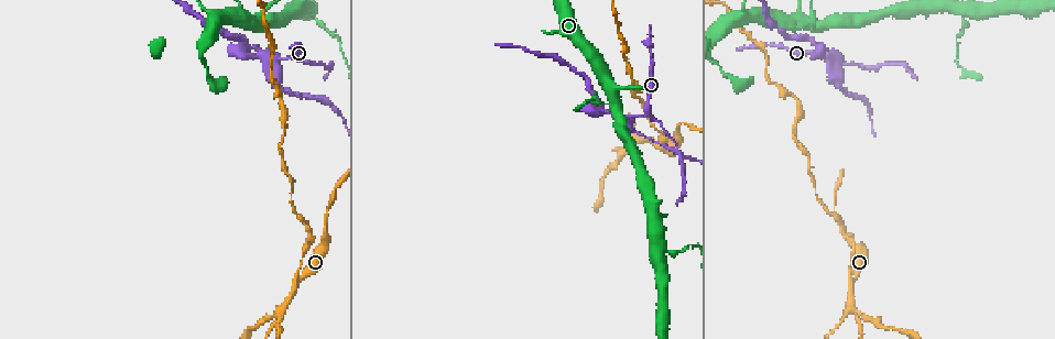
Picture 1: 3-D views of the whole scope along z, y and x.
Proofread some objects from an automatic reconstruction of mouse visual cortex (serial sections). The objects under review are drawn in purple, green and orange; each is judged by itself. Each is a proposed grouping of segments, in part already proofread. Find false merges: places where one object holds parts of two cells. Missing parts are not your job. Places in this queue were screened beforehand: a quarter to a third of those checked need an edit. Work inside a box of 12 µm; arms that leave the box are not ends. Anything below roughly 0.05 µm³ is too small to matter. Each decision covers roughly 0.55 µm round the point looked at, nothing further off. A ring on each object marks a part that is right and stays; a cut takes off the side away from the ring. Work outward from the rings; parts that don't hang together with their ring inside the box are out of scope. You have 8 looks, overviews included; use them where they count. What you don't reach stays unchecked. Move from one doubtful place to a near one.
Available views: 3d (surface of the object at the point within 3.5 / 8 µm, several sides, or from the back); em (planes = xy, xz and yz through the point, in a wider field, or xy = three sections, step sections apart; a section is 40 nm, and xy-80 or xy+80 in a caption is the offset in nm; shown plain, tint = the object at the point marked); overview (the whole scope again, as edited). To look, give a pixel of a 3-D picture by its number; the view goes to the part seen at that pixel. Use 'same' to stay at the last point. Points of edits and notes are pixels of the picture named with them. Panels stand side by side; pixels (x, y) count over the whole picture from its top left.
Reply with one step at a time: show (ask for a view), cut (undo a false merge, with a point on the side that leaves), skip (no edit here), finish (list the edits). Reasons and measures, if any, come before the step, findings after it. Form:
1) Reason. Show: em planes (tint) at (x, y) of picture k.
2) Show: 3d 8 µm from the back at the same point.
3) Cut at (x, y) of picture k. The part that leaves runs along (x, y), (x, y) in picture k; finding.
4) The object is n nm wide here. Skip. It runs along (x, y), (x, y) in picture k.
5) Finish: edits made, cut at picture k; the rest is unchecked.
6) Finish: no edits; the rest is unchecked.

Branch point. Show: 3d 3.5 µm at (849, 298) of picture 1.

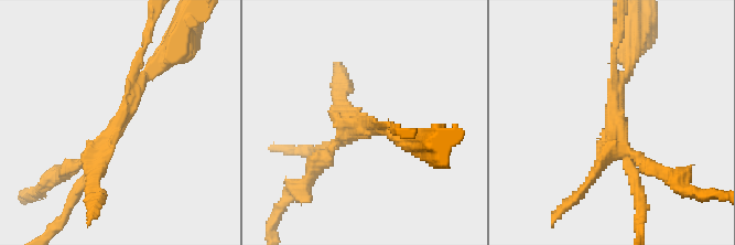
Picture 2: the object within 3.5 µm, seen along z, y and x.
Cut at (654, 169) of picture 2. The part that leaves runs along (133, 74), (147, 30) in picture 2; two cells meet here.

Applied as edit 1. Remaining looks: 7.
Redraw. Show: overview.

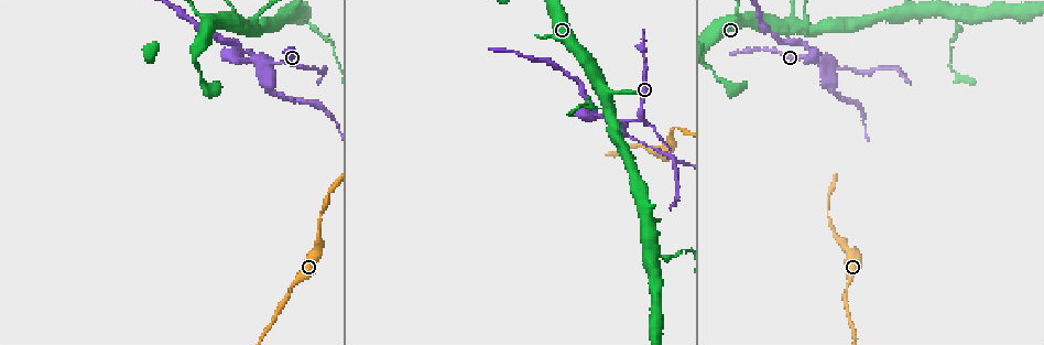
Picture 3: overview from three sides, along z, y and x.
Looks like a crossing. Show: 3d 3.5 µm at (825, 62) of picture 3.

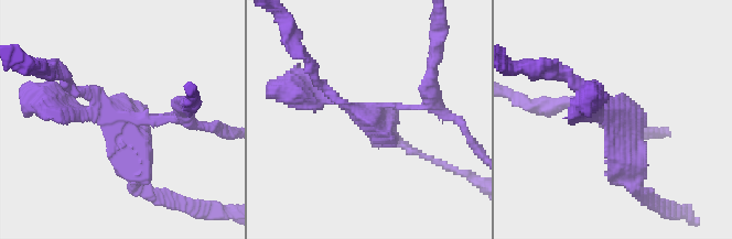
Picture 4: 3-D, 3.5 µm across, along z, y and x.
4 arms meet here; the arms are 150, 150, 200, 400 nm wide; shape alone is not enough. Show: em xy step 1 (plain) at (128, 118) of picture 4.

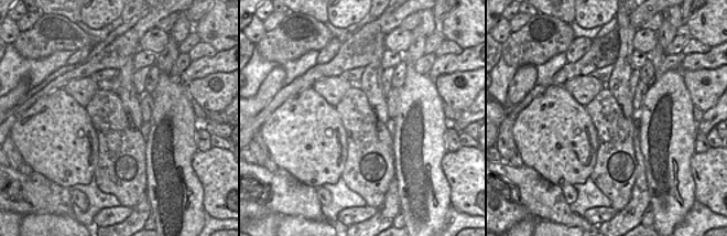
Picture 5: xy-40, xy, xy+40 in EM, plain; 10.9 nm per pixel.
Where the object lies. Show: em xy step 1 (tint) at the same point.

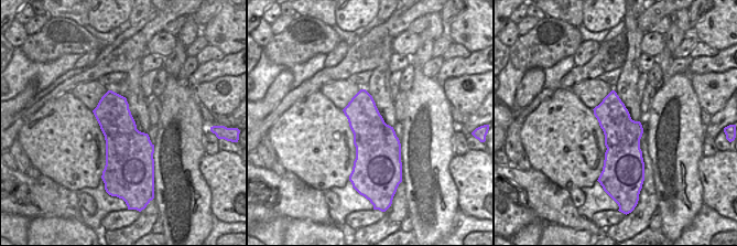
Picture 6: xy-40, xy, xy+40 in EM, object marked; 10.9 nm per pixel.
Cut at (632, 150) of picture 4. The part that leaves runs along (376, 111), (345, 106), (309, 61) in picture 4; a second cell is stuck on.

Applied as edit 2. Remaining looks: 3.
See it whole again. Show: overview.

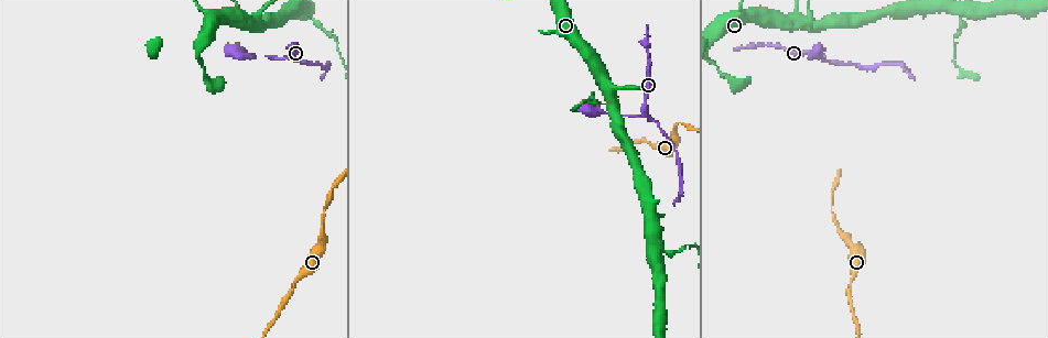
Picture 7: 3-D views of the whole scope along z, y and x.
Three arms meet. Show: 3d 3.5 µm at (957, 12) of picture 7.

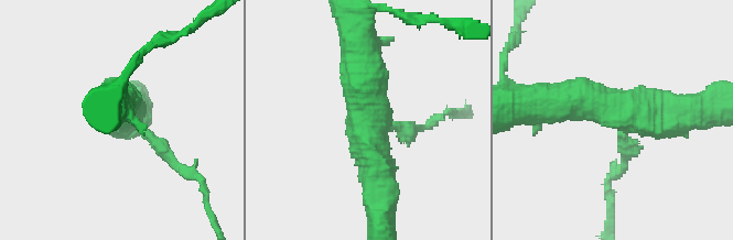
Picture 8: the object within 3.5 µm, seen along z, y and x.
The arms are 200, 500, 500 nm wide. Skip. It runs along (362, 55), (378, 196) in picture 8; one cell here.

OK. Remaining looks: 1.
Finish: edits made, cut at picture 2, cut at picture 4; the rest is unchecked.

